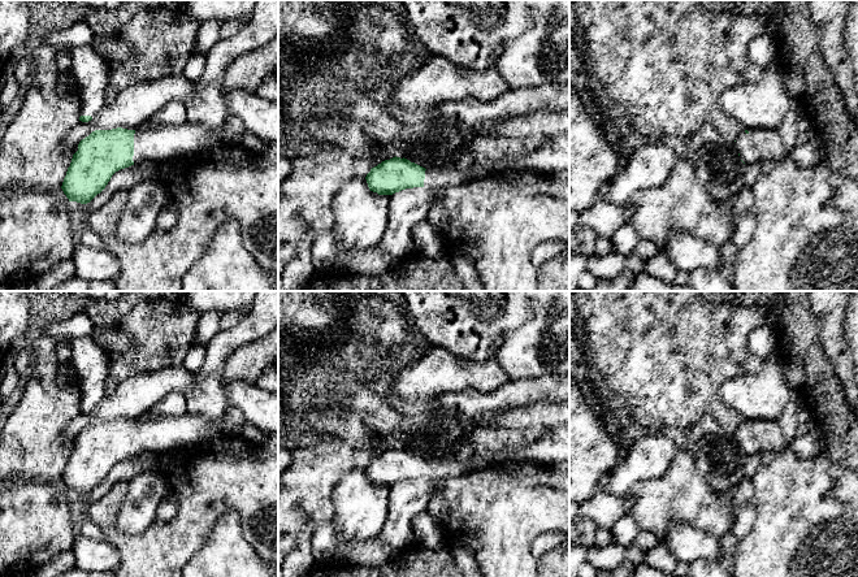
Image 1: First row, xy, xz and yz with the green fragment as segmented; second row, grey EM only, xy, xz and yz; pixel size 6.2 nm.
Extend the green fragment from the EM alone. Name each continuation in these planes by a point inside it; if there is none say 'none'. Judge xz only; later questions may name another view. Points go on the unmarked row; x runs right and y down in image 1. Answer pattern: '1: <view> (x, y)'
1: xz (553, 447)

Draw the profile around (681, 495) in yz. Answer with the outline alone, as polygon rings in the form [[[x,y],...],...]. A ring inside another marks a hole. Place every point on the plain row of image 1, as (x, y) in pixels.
[[[686,448],[677,451],[663,476],[634,483],[623,495],[623,507],[625,513],[634,519],[640,530],[650,532],[659,539],[666,537],[673,524],[685,524],[718,538],[731,532],[733,524],[731,499],[708,486]]]

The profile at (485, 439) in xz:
[[[490,425],[476,426],[469,437],[474,454],[486,456],[498,454],[508,448],[519,448],[534,443],[545,430],[526,429],[504,429]]]

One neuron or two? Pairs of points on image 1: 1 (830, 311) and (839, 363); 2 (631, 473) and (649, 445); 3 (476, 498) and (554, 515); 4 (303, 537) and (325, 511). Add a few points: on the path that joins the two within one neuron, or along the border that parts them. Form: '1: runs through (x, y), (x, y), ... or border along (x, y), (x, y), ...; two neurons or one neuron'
1: runs through (831, 324), (837, 350); one neuron
2: runs through (635, 467), (649, 451); one neuron
3: runs through (495, 503), (534, 503); one neuron
4: border along (310, 528), (299, 533), (291, 549); two neurons

